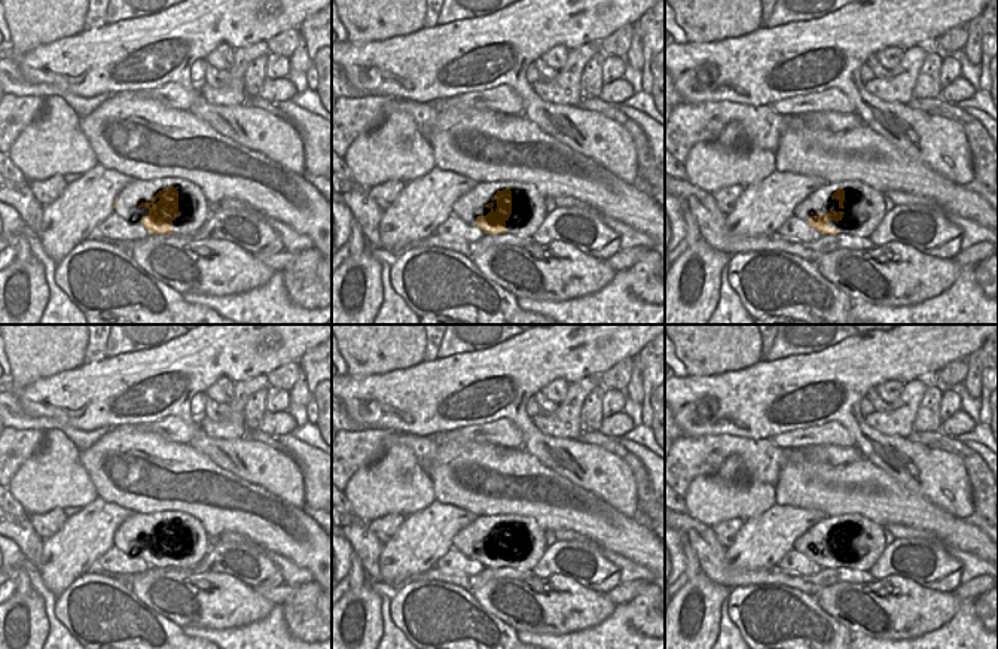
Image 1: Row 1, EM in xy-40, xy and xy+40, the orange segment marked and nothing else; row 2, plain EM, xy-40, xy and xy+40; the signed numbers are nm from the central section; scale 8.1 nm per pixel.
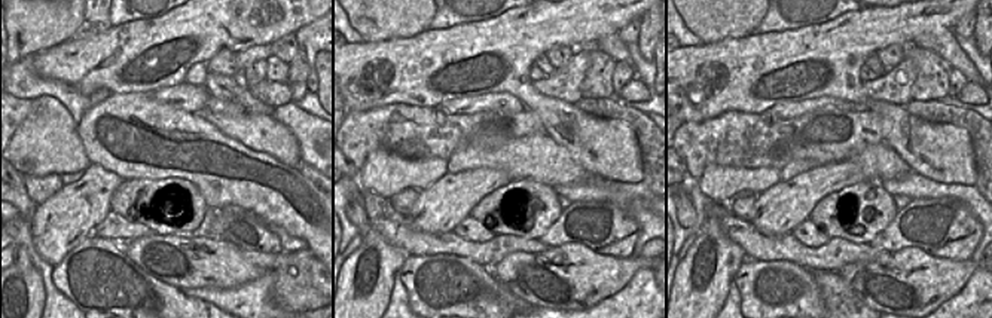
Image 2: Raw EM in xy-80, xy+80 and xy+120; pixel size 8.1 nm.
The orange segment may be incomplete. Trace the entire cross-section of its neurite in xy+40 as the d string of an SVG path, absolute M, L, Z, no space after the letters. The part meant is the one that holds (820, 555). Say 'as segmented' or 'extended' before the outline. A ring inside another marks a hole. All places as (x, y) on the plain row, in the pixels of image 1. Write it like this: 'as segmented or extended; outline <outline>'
extended; outline M861 514L825 517L793 545L821 567L869 572L886 548L886 528Z

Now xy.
extended; outline M495 514L477 517L452 539L452 548L485 567L532 570L541 560L547 539L529 517Z

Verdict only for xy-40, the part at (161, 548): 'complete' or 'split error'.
split error

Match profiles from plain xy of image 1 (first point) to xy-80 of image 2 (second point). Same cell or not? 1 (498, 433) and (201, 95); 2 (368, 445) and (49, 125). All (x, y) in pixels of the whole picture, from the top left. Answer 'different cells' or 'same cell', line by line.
1: same cell
2: different cells

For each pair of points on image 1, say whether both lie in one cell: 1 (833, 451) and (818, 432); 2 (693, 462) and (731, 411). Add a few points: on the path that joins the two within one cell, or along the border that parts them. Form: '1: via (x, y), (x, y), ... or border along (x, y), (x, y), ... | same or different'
1: border along (855, 445), (805, 445), (794, 448) | different
2: border along (681, 435), (744, 435), (748, 439) | different

